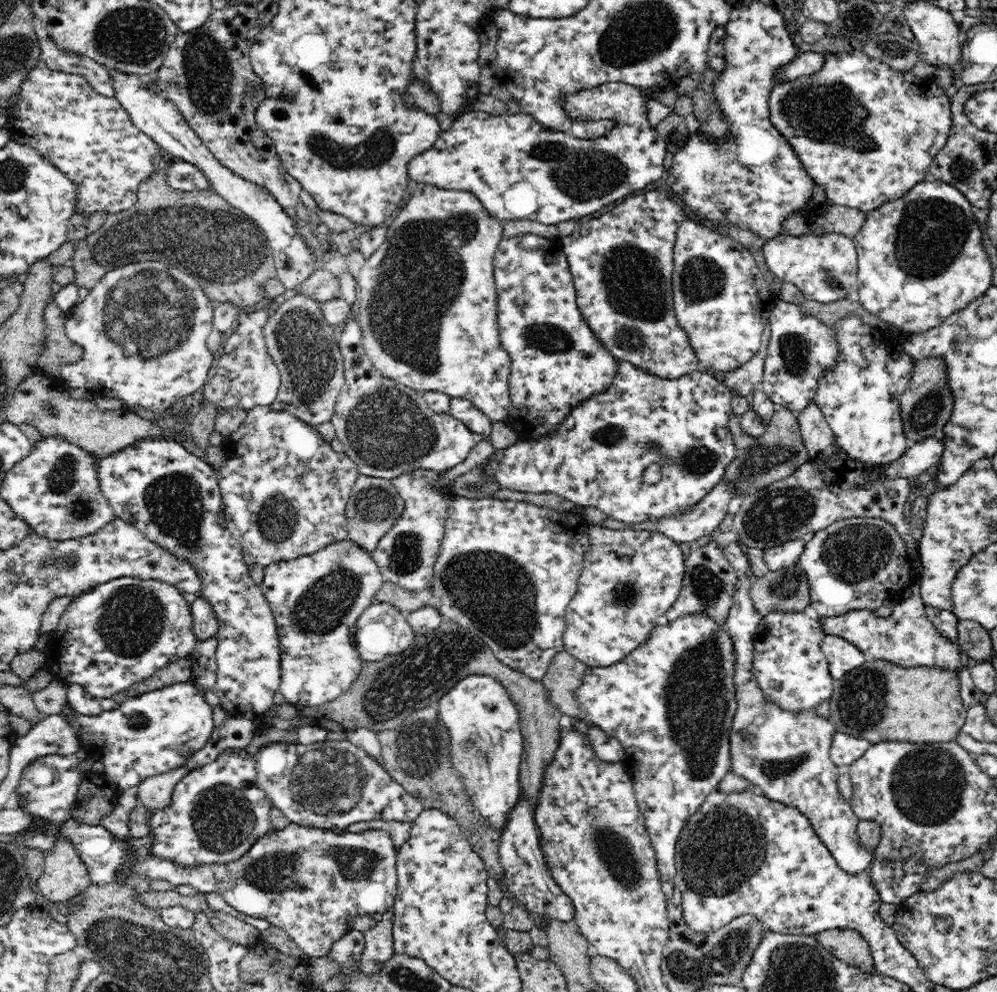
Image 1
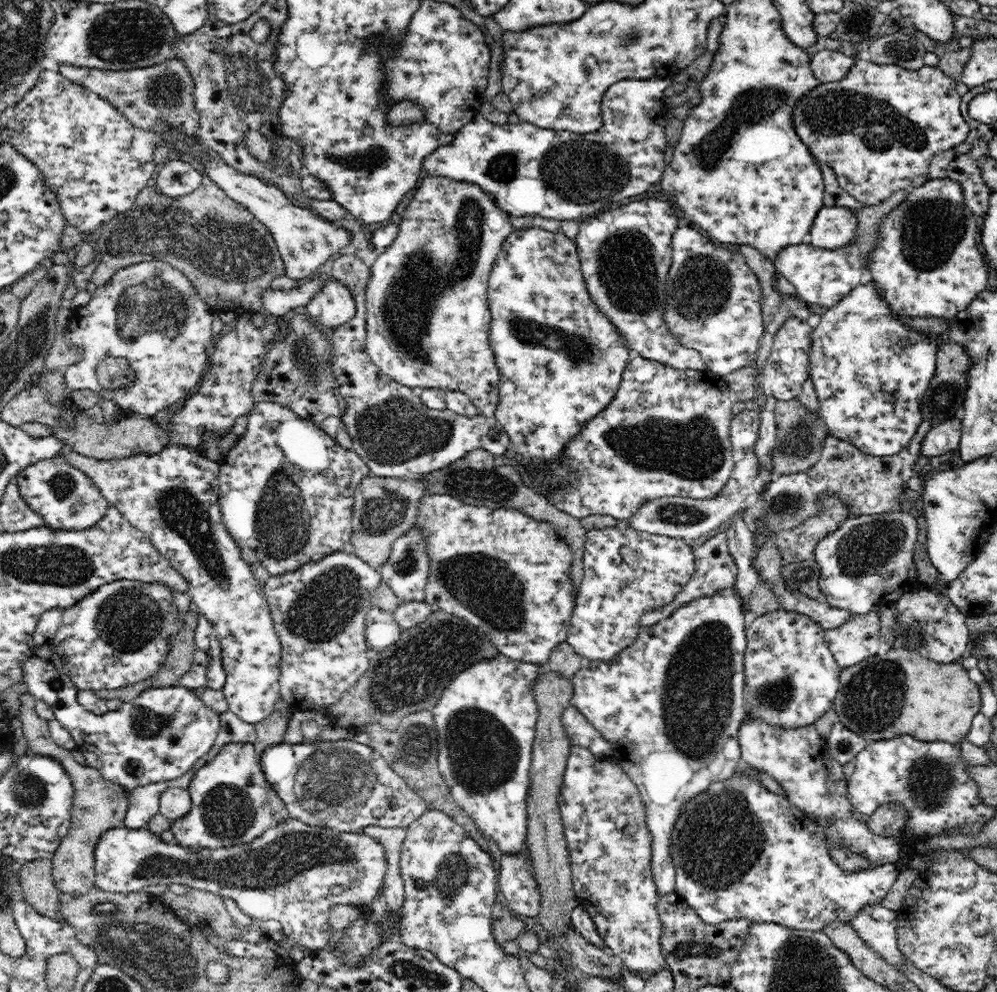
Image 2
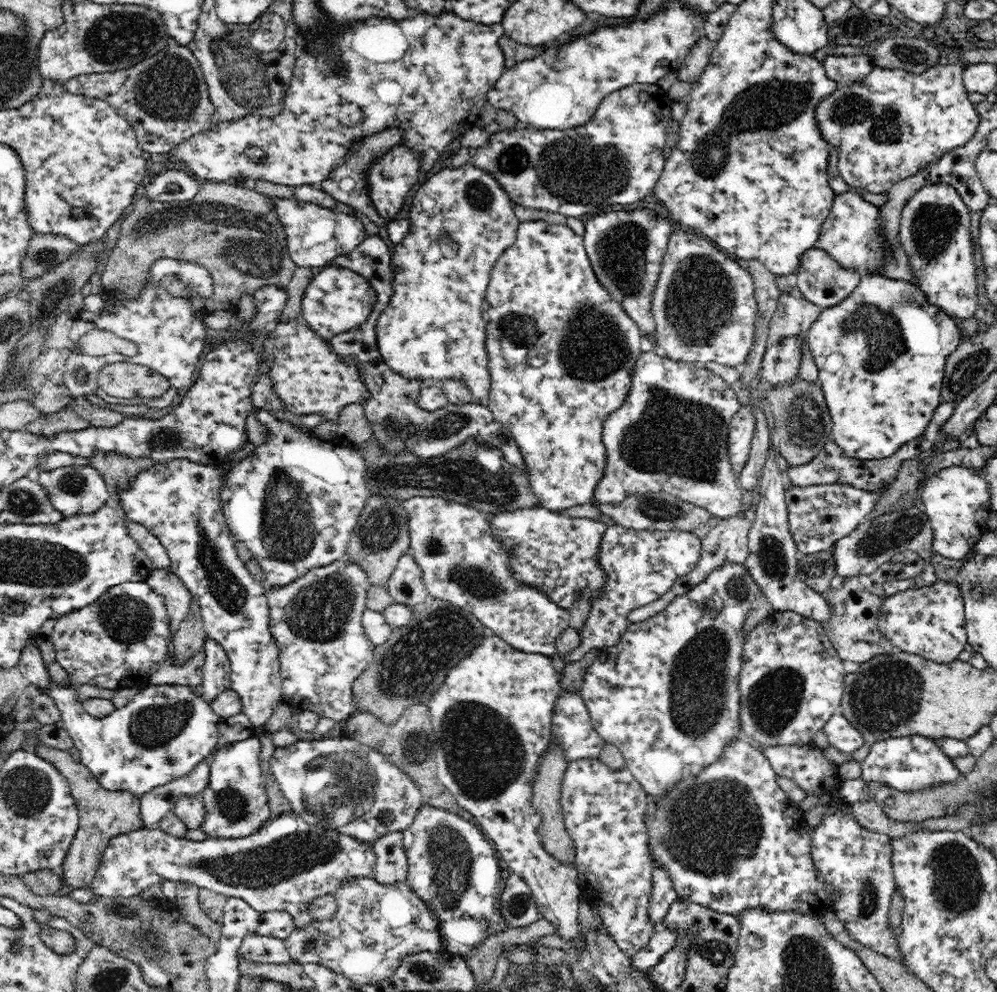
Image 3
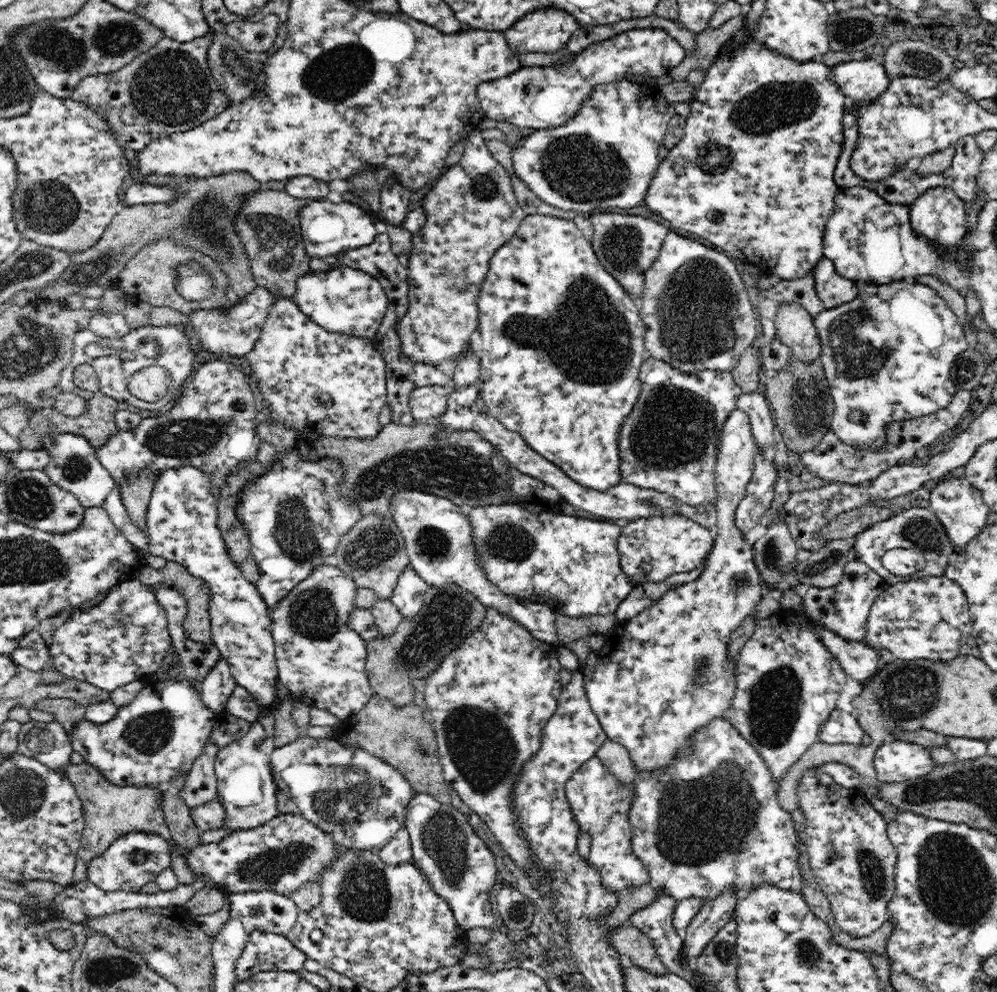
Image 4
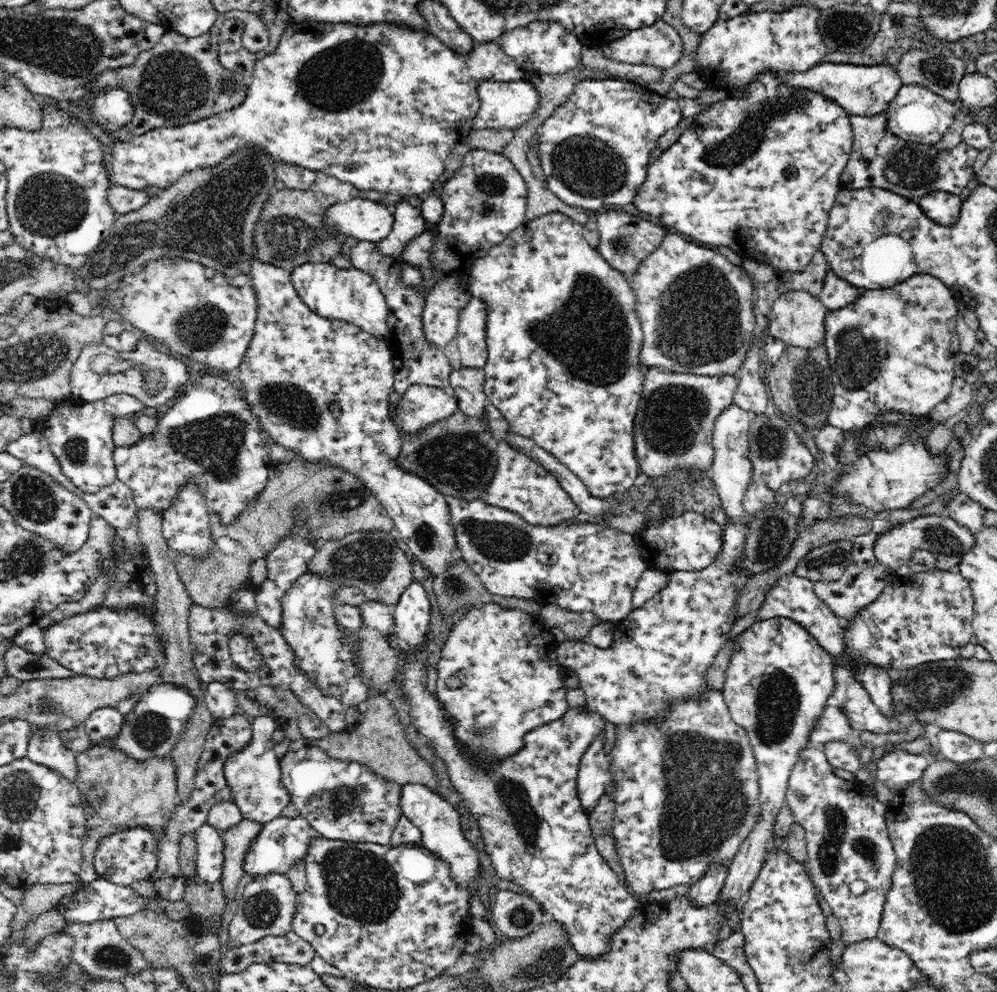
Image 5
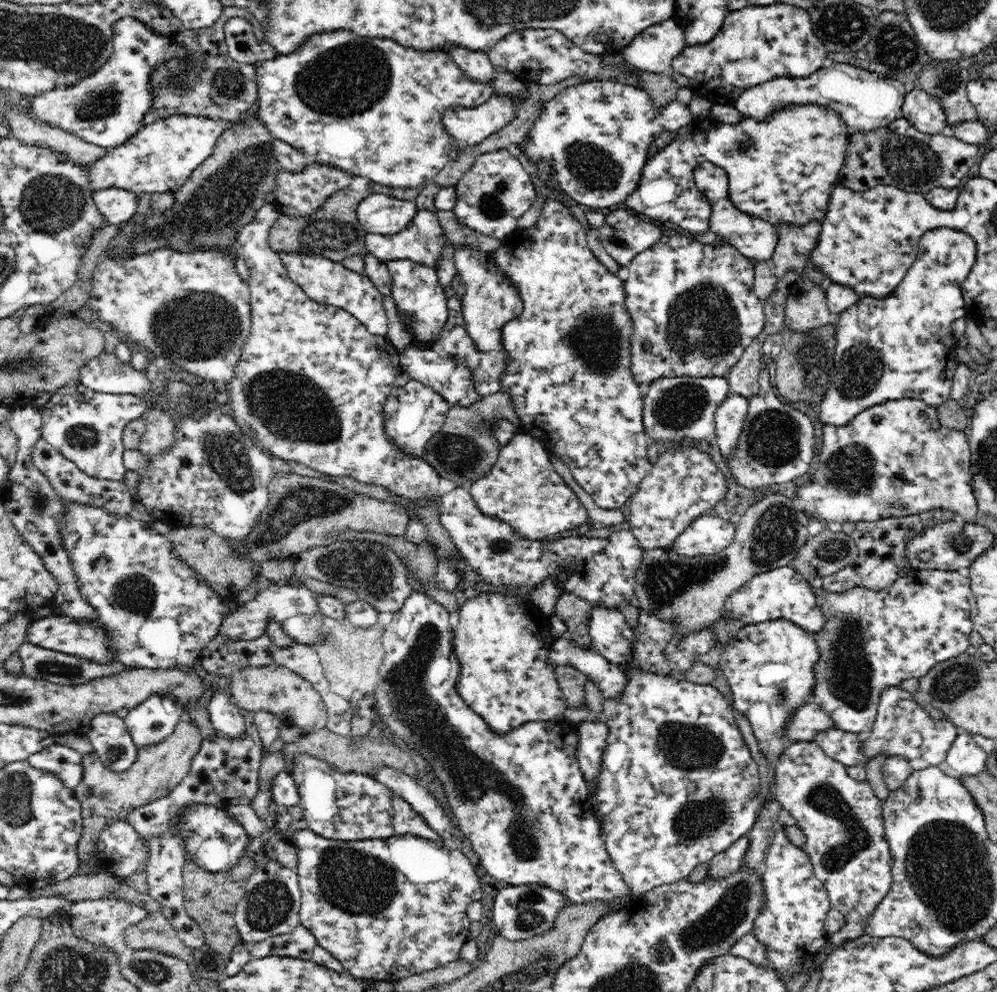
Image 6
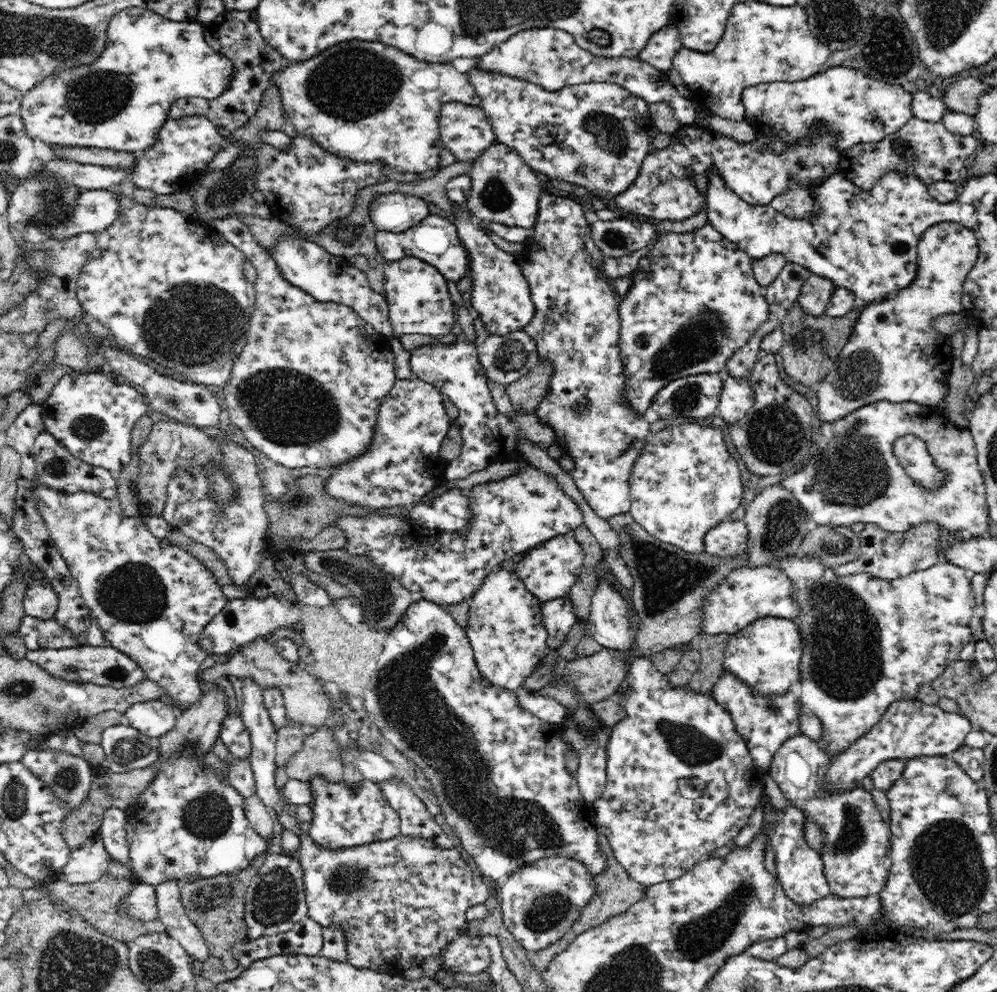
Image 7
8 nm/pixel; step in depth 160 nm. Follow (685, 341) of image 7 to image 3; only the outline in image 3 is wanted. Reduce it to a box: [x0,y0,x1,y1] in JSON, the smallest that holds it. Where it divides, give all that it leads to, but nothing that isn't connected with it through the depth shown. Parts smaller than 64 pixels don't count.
[648,230,757,368]

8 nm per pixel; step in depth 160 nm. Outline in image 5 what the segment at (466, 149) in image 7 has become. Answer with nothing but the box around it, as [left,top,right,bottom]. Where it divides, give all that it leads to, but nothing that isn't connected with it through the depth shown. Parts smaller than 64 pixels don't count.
[472,78,540,131]

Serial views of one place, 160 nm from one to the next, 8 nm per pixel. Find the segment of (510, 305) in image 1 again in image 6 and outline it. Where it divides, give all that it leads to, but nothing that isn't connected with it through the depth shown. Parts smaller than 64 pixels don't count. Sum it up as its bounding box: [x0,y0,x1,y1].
[491,199,649,510]

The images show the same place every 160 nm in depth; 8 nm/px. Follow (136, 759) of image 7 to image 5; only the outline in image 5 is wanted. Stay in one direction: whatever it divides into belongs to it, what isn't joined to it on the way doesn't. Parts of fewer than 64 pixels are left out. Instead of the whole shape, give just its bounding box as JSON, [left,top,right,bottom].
[84,707,123,744]

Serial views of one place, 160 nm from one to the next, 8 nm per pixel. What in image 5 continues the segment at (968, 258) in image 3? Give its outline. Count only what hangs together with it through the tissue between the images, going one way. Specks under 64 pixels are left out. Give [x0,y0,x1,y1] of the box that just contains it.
[917,191,964,224]

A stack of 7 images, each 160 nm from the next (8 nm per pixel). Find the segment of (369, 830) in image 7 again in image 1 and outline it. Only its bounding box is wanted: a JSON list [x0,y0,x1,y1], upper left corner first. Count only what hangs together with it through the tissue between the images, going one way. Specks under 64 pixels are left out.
[253,739,425,830]

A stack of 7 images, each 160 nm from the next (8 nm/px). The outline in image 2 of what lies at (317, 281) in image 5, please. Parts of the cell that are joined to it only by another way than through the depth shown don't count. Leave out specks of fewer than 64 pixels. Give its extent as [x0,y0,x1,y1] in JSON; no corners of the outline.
[304,276,356,332]

